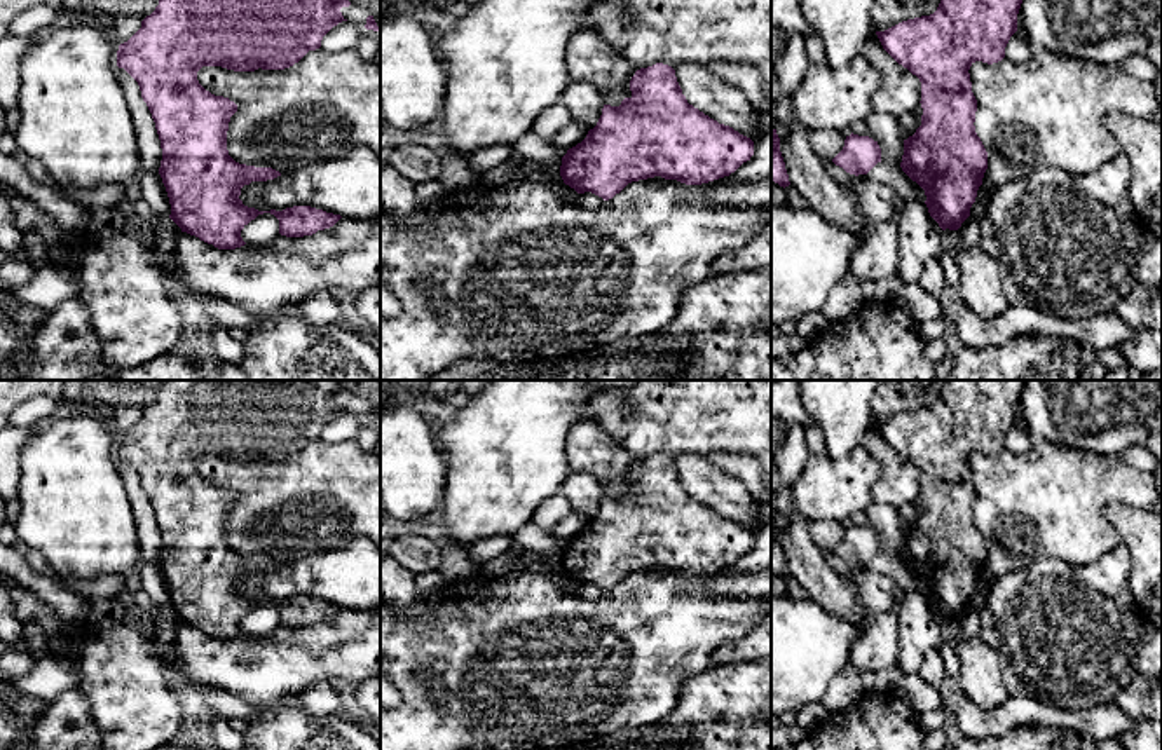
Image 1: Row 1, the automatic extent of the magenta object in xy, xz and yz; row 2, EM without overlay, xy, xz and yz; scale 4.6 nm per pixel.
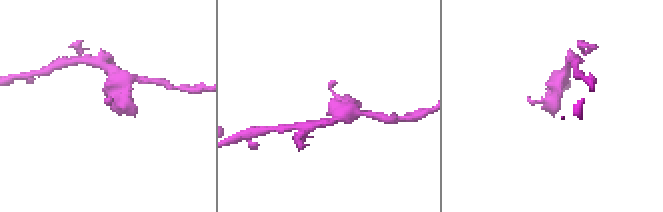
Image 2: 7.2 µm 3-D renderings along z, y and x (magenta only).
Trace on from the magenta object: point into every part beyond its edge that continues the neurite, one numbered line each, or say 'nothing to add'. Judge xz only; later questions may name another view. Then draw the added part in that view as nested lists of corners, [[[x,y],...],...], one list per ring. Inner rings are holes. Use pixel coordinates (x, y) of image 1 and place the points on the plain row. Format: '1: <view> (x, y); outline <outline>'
nothing to add

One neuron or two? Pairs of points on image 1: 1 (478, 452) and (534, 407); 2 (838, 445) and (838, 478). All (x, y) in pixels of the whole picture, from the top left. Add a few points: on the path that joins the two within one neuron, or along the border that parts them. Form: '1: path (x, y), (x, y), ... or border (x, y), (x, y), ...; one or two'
1: path (492, 445), (520, 421); one
2: border (815, 424), (826, 452), (834, 459), (861, 445); two

